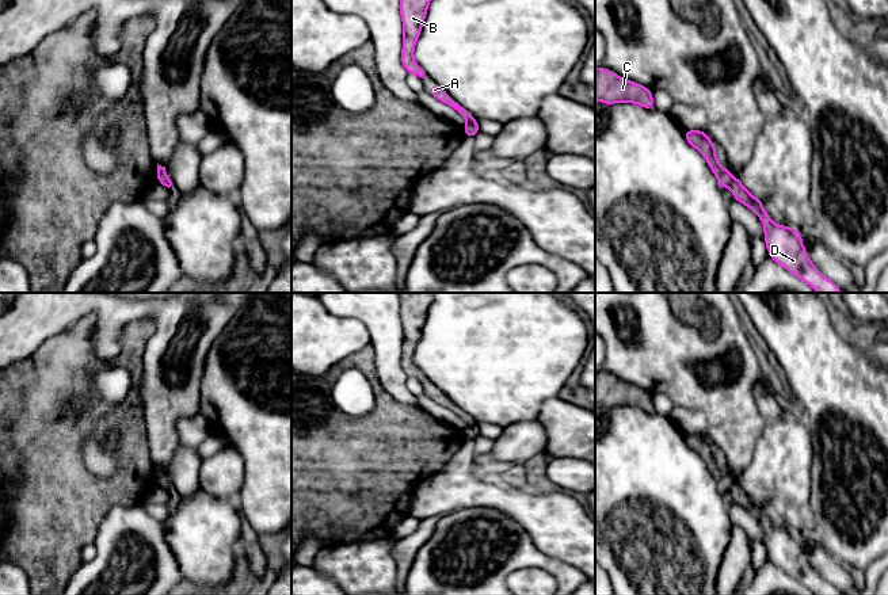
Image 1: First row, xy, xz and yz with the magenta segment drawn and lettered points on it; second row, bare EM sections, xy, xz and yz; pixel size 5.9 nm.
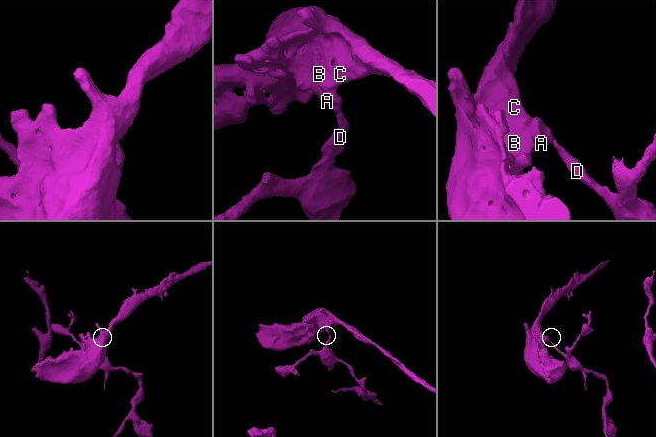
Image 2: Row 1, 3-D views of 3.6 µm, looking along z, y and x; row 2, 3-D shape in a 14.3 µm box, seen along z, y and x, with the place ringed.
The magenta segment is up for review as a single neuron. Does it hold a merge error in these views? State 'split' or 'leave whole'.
split

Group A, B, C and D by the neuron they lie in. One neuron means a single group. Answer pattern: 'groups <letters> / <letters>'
groups A B C / D

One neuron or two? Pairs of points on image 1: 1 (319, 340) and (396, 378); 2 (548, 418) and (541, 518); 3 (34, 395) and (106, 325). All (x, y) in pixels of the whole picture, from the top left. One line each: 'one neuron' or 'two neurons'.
1: one neuron
2: two neurons
3: two neurons

